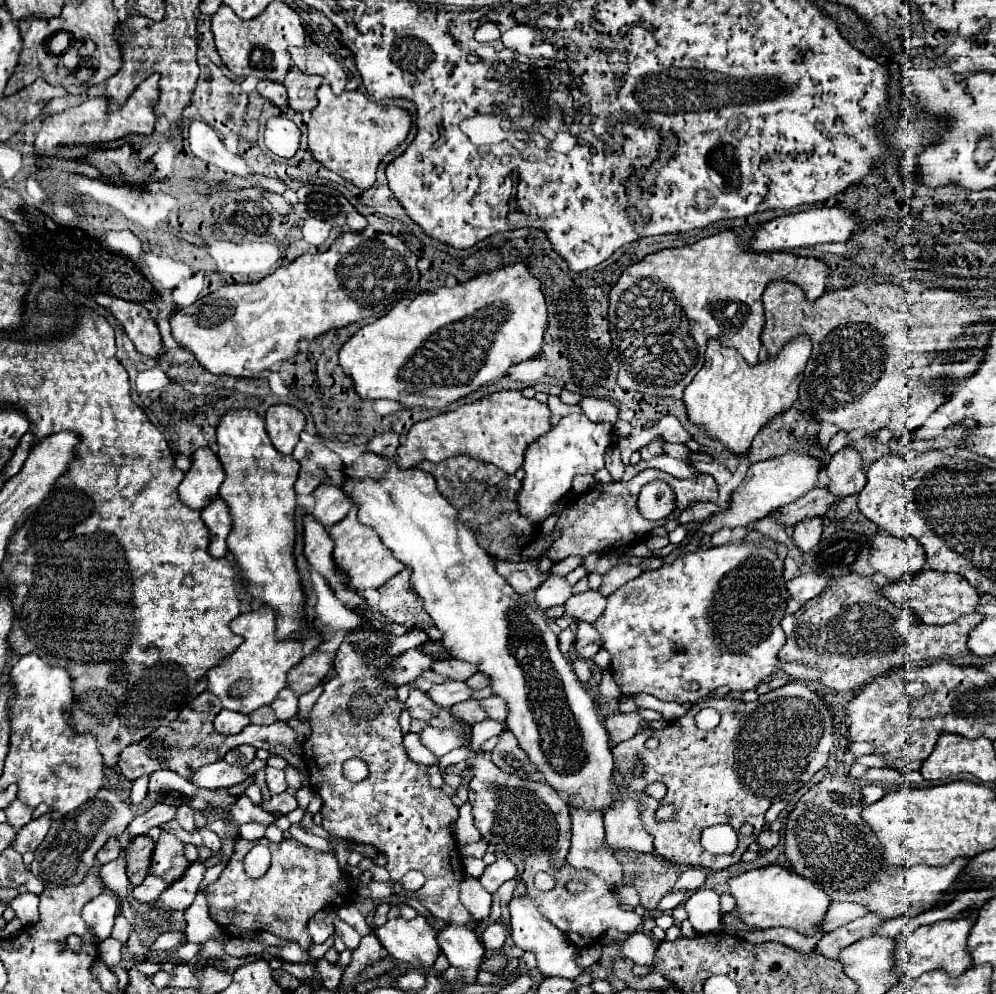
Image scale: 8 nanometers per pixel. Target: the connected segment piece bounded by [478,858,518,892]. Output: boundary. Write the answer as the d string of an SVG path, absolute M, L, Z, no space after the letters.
M498 858L496 862L492 862L490 866L484 868L484 874L482 874L478 880L480 880L480 884L482 884L488 892L496 892L506 880L516 878L516 874L518 874L518 870L516 870L516 866L514 866L510 860Z

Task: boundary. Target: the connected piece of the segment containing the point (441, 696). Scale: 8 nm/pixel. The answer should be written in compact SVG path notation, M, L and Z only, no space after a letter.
M446 682L446 684L434 684L428 694L438 706L454 706L462 700L468 700L472 692L474 690L466 686L466 682Z

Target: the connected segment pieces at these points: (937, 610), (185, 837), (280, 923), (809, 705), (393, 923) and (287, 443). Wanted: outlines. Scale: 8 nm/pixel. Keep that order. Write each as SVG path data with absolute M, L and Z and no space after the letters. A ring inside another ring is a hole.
M922 570L920 574L906 574L902 582L892 582L884 588L886 598L900 606L910 608L926 624L950 624L960 616L974 614L980 604L980 594L970 582L960 578L960 574L940 574L936 570Z
M176 828L176 832L174 832L182 842L186 842L186 844L194 844L194 846L202 846L202 836L200 836L200 832L198 830L194 830L194 832L188 832L188 830L182 830L182 828Z
M238 838L238 844L234 846L234 854L232 854L236 858L230 860L230 862L234 862L234 860L238 862L236 878L250 878L244 872L244 854L256 844L272 846L272 866L270 866L268 874L254 880L254 900L250 894L250 886L248 888L246 888L246 884L242 884L240 888L232 886L232 884L228 884L228 880L234 876L220 874L220 878L206 888L210 916L220 926L224 926L226 932L230 932L232 936L238 936L244 930L268 930L280 938L296 942L302 950L308 950L308 946L312 942L308 928L306 928L308 920L318 910L324 910L330 906L342 908L342 906L350 904L354 888L352 888L350 880L346 880L346 874L340 870L338 860L332 852L312 850L294 838L284 838L282 842L270 842L268 838L250 842L250 840Z
M790 682L748 704L728 698L704 698L694 704L684 718L670 722L662 730L642 728L634 738L616 744L612 754L616 768L628 778L632 790L644 792L652 782L666 784L666 796L662 800L648 794L642 794L640 798L642 822L654 836L656 854L676 864L722 870L740 862L748 844L752 844L762 832L766 810L784 796L798 792L820 768L826 766L844 726L846 712L834 712L828 698L820 696L810 686ZM708 706L718 710L720 724L714 730L700 730L694 724L694 716ZM652 736L660 740L656 750L644 746ZM638 762L642 762L642 774L634 774ZM664 802L674 804L678 816L674 822L666 822L660 828L654 812ZM744 822L754 826L750 836L738 832ZM712 824L730 824L734 828L738 834L738 848L732 854L710 854L700 846L700 832Z
M420 914L412 920L402 916L388 918L382 926L374 924L372 934L380 940L392 958L406 962L416 970L432 966L440 954L436 928L432 928Z
M274 404L266 410L266 430L280 454L292 454L304 424L304 414L290 404Z

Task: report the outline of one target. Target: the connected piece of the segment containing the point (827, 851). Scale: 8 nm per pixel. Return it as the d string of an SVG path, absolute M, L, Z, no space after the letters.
M826 776L822 782L814 784L794 806L788 814L784 824L784 854L790 862L790 868L796 874L806 876L808 880L816 882L832 900L848 900L856 904L868 906L872 912L880 914L882 918L896 918L902 914L918 914L936 902L938 894L944 892L966 866L966 858L956 858L948 866L890 866L882 858L882 846L878 836L870 830L870 826L862 820L864 800L858 786L854 786L844 776Z

